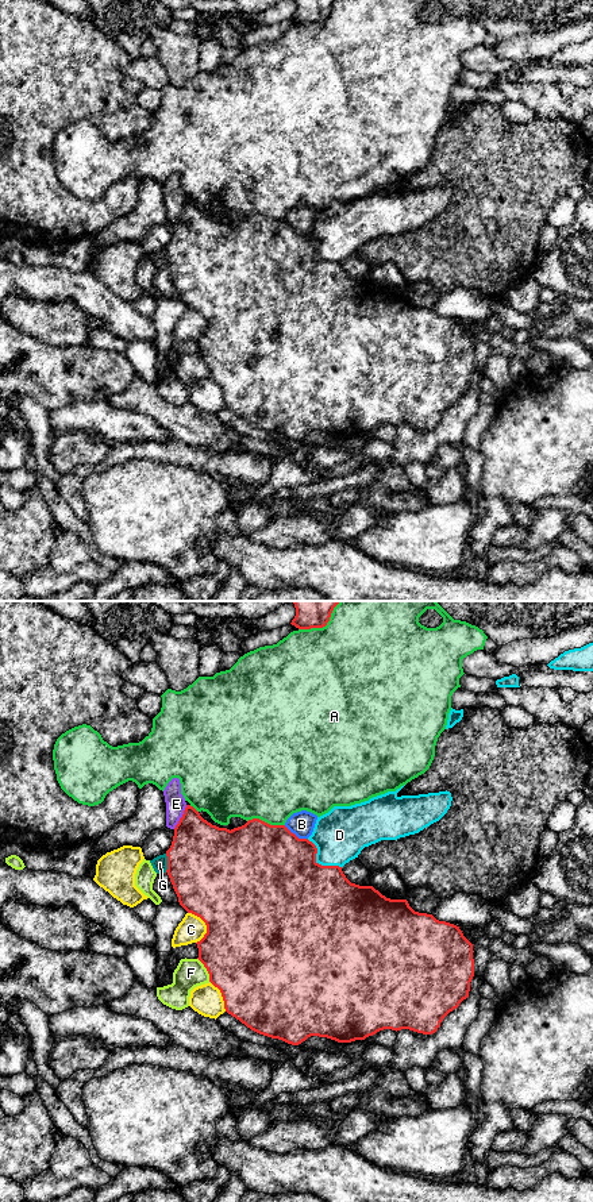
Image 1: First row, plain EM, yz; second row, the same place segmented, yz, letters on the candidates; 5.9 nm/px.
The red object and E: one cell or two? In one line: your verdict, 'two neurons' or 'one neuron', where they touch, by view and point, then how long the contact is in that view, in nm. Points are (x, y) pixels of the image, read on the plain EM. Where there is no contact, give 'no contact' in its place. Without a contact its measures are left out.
two neurons | yz (181, 212) | 170 nm

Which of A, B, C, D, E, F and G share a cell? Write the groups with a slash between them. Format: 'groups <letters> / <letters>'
groups A / B / C / D / E G / F

